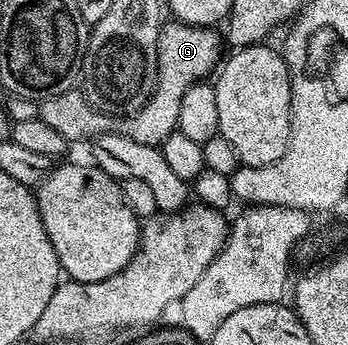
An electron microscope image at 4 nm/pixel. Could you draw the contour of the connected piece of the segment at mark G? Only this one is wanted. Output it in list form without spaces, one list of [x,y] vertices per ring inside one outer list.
[[[167,20],[162,23],[156,60],[156,86],[148,102],[135,114],[124,117],[117,126],[118,133],[137,140],[137,144],[162,147],[163,141],[179,125],[181,100],[193,84],[210,79],[220,65],[219,53],[225,50],[220,31],[210,26],[190,26]]]

